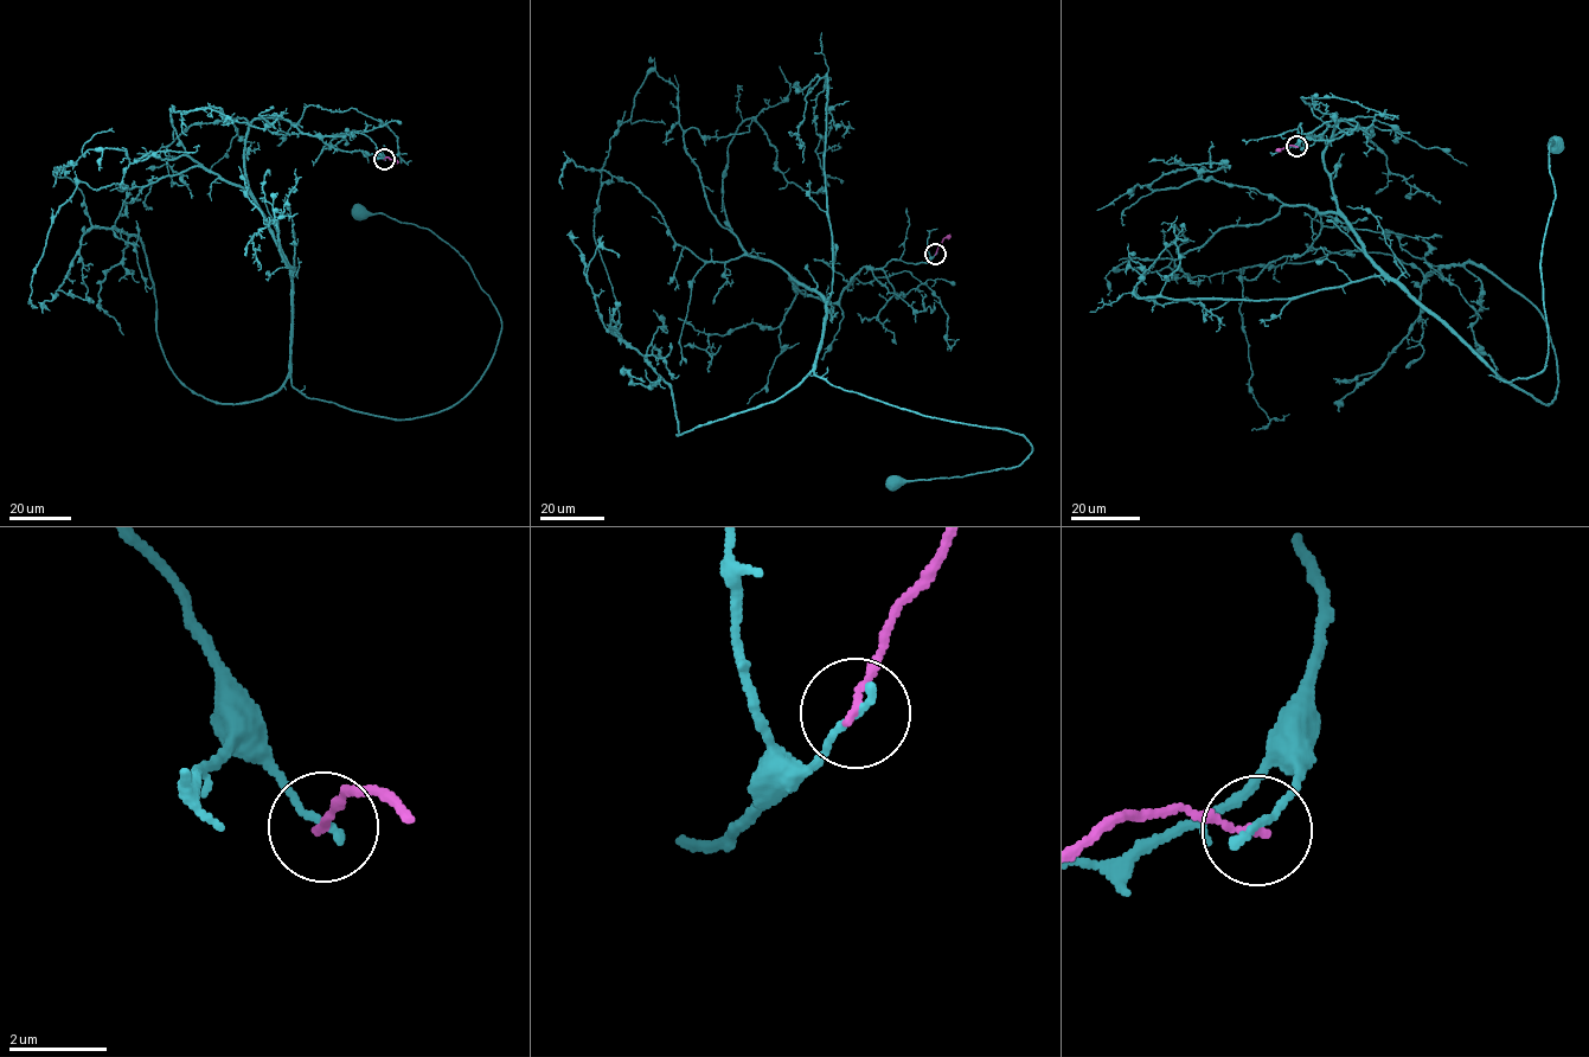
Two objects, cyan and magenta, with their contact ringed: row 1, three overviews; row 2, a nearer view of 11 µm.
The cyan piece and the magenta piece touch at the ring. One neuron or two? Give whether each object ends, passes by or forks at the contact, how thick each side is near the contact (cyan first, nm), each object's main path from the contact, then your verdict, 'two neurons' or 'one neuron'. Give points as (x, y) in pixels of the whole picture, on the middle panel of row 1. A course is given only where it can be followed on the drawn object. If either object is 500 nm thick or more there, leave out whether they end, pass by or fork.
cyan ends there; magenta ends there; 180 nm thick on the cyan side, 140 nm on the other; cyan runs (935, 254), (860, 268), (837, 302), (789, 276), (824, 300), (814, 373), (1032, 447), (1011, 468), (890, 481); magenta runs (935, 254), (944, 238), (950, 236); two neurons

